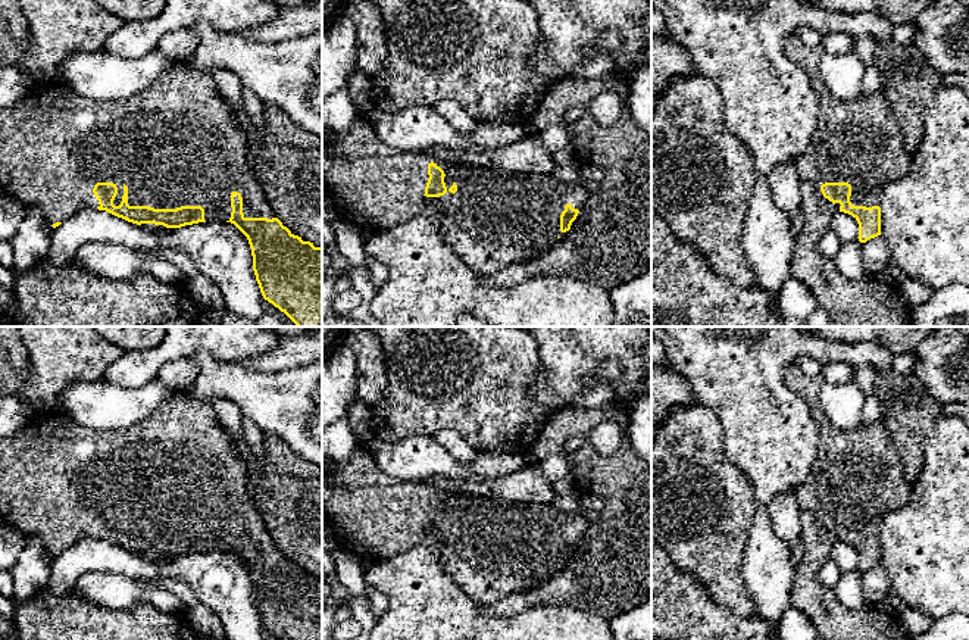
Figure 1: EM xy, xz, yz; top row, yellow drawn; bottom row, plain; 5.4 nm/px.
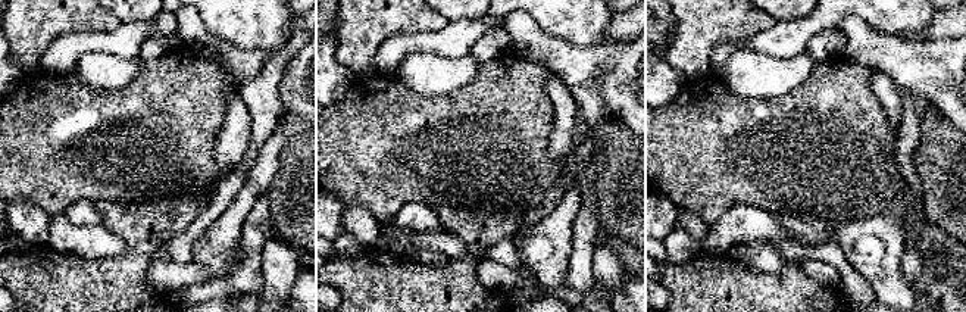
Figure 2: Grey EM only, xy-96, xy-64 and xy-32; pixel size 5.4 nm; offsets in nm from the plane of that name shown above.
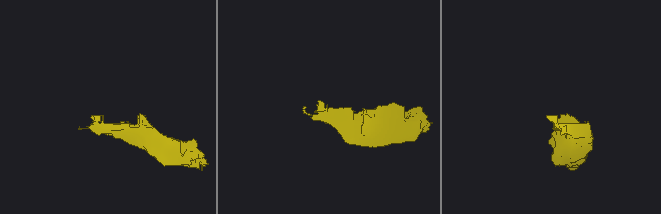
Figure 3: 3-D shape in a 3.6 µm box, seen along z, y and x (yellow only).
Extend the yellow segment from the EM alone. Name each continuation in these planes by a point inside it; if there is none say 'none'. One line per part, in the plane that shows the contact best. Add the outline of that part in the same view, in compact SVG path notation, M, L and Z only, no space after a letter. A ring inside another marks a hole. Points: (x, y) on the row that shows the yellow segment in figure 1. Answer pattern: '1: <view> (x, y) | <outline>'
1: xy (172, 144) | M179 62L160 72L151 85L137 94L112 102L81 97L59 79L34 82L18 104L0 107L0 193L18 199L26 209L40 207L51 225L65 222L79 210L97 209L100 205L93 193L97 182L113 182L118 187L115 206L121 205L126 185L129 206L201 206L206 222L229 221L231 193L237 191L243 197L244 218L272 219L269 202L250 172L247 147L248 141L232 128L228 100L204 68Z

